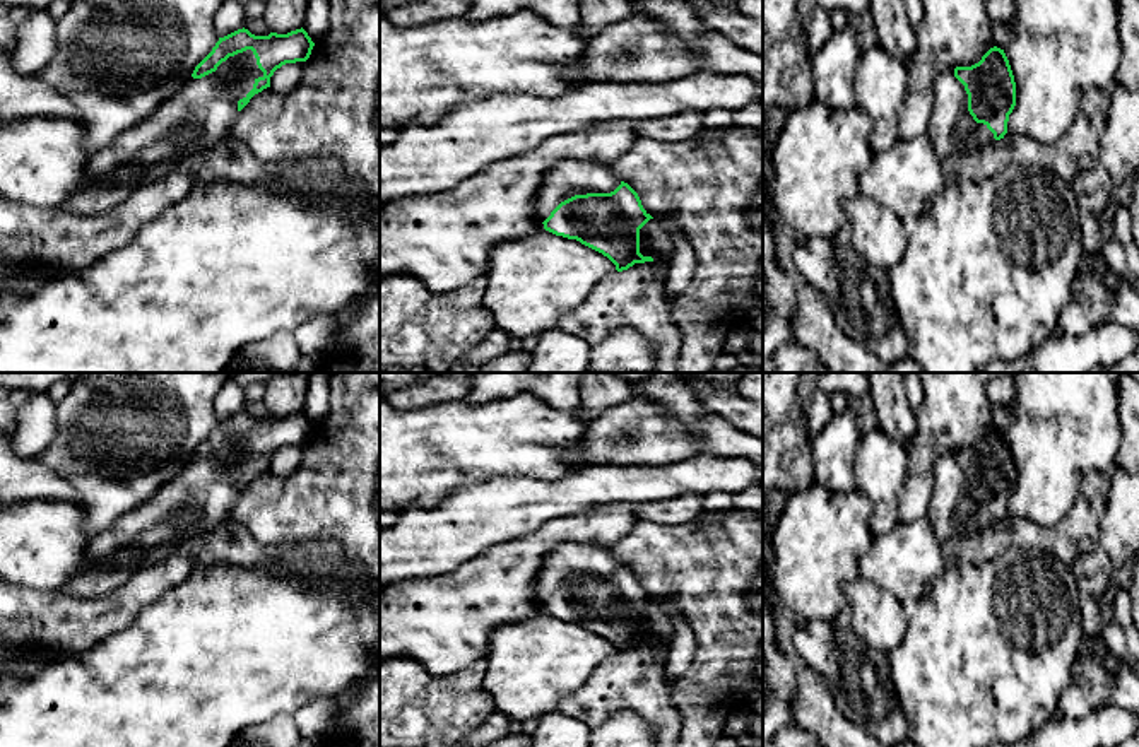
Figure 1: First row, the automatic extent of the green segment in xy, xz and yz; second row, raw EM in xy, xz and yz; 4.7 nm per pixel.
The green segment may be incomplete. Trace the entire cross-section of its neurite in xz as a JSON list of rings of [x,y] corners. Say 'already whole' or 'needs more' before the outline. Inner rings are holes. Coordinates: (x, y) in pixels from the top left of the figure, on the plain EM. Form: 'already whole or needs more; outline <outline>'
needs more; outline [[[564,542],[542,562],[534,598],[544,612],[581,627],[607,639],[617,655],[628,653],[634,646],[653,644],[652,639],[640,636],[640,612],[653,602],[641,588],[638,576],[614,559],[611,547],[590,542]]]

